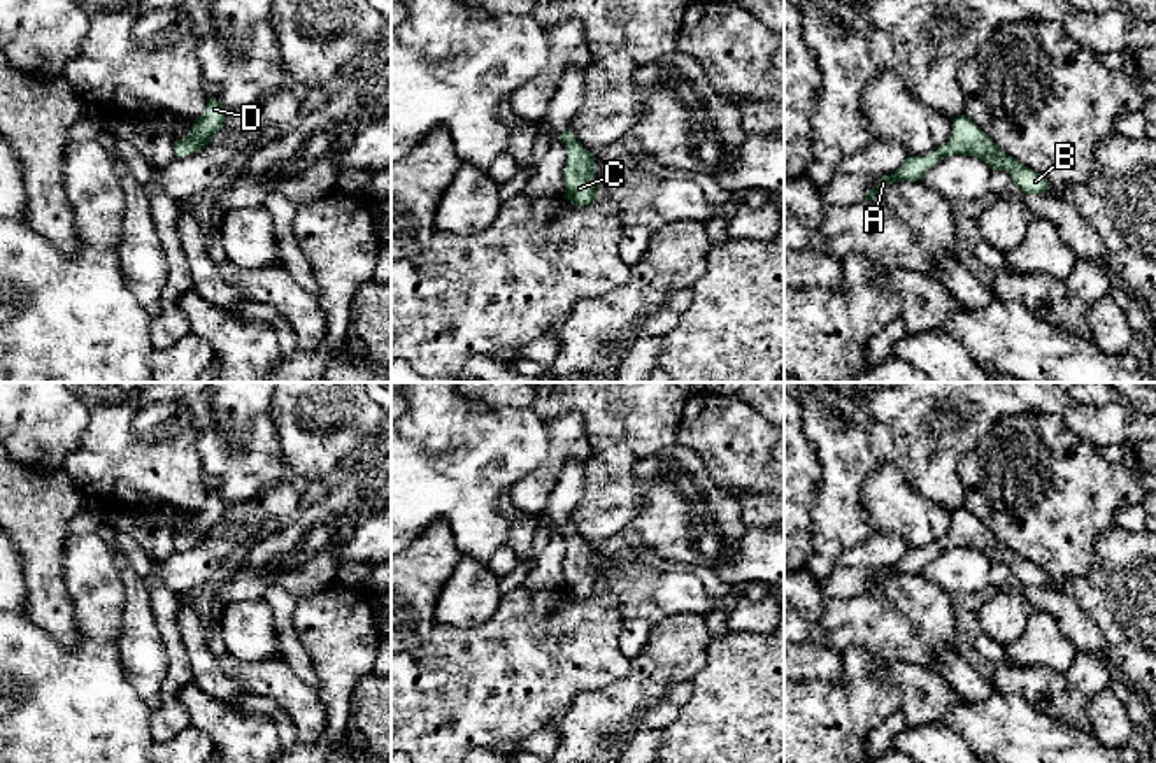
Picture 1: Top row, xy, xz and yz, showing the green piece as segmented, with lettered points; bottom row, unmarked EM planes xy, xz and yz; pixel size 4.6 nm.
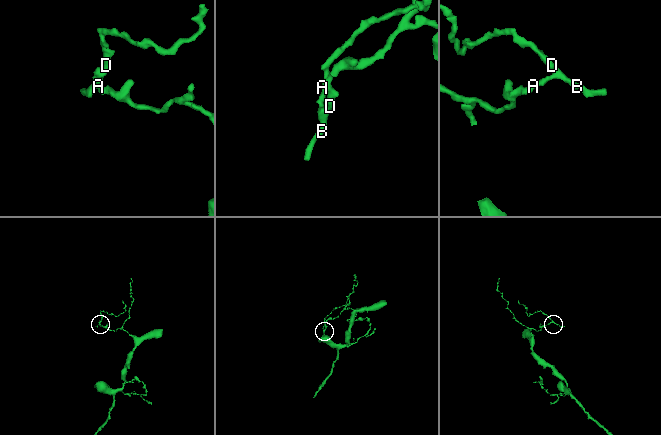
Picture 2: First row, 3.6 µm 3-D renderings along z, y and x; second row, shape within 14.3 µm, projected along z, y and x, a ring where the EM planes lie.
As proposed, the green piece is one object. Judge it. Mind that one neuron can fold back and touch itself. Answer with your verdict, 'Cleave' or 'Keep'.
Keep

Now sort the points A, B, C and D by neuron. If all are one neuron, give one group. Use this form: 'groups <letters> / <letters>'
groups A B C D

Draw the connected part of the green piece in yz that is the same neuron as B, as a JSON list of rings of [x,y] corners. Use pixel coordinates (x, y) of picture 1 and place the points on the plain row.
[[[961,507],[960,510],[953,512],[953,524],[945,537],[935,542],[933,547],[909,549],[895,567],[882,568],[879,575],[863,588],[861,593],[872,593],[886,579],[898,574],[921,574],[923,568],[938,553],[954,547],[975,549],[986,554],[991,563],[998,561],[1009,565],[1014,577],[1019,579],[1023,586],[1038,588],[1049,582],[1047,572],[1002,546],[996,537],[970,510]]]

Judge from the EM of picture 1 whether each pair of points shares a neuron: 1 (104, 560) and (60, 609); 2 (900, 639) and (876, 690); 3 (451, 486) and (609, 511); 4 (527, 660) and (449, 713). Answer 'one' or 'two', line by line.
1: two
2: two
3: two
4: one

